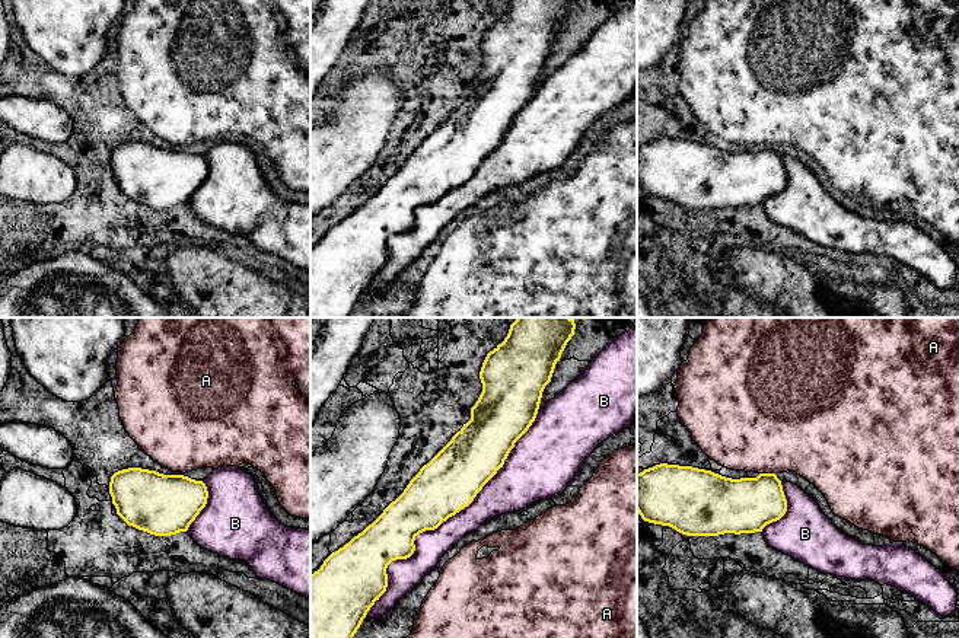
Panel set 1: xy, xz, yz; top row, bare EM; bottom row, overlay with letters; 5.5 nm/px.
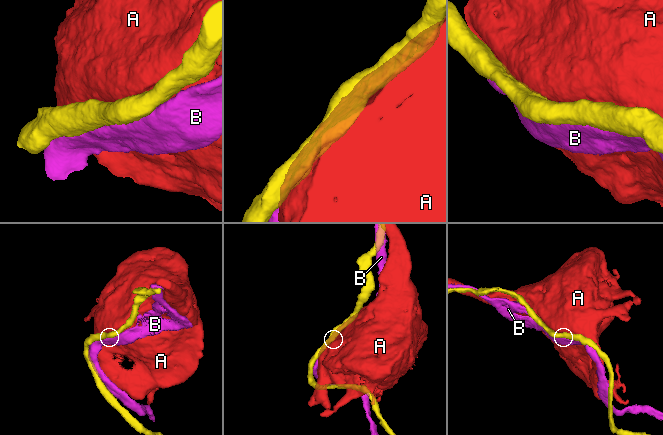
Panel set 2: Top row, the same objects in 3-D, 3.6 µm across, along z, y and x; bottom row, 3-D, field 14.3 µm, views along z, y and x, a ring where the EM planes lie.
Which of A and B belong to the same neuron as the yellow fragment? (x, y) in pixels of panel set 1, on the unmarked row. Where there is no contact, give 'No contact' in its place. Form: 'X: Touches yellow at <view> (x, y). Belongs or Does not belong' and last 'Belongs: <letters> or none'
A: Touches yellow at yz (768, 147). Does not belong
B: Touches yellow at xz (442, 195). Does not belong
Belongs: none

